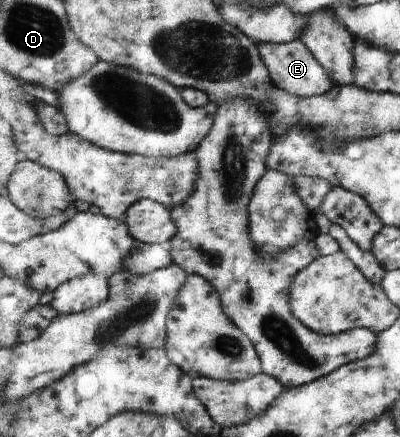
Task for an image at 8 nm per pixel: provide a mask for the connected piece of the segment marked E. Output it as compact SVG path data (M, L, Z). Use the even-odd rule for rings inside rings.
M302 39L285 44L263 43L260 44L260 51L270 70L273 83L281 90L287 90L289 94L316 97L331 92L336 85L332 75L325 70L320 59L313 54L313 50L309 50L309 46Z

